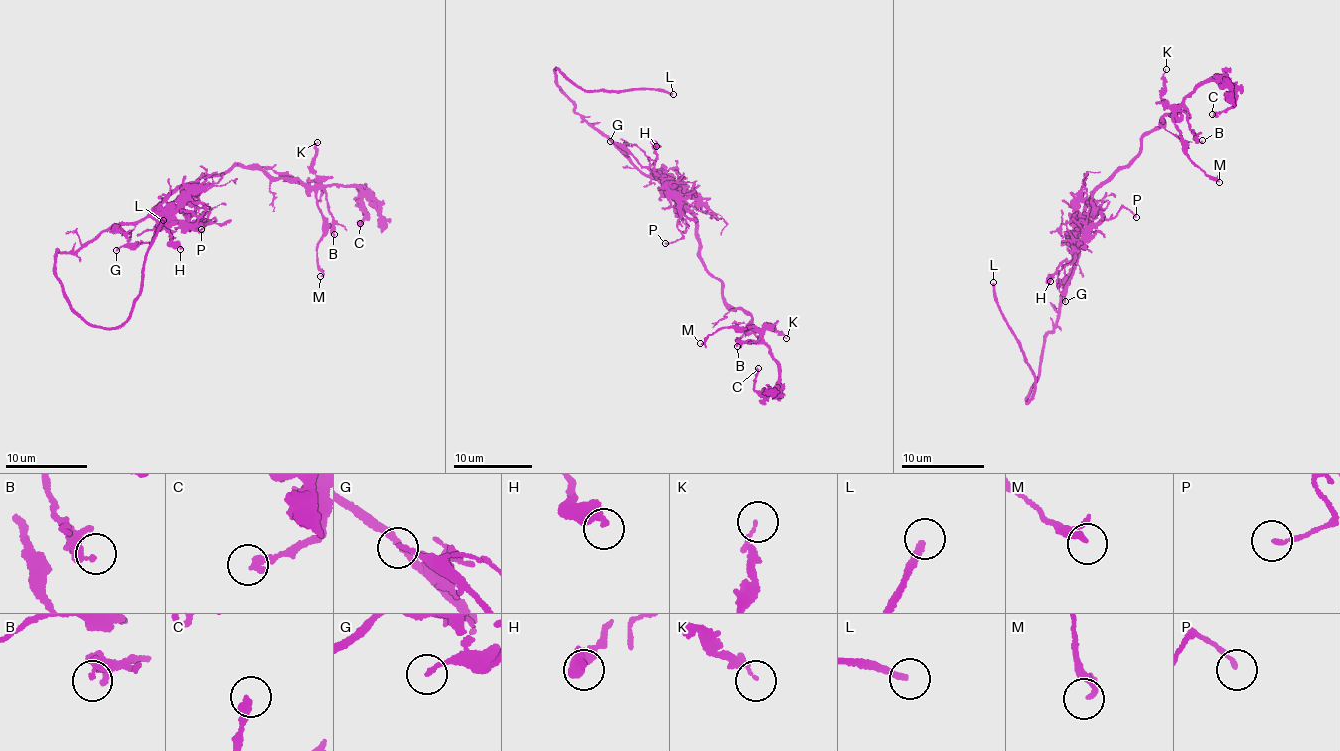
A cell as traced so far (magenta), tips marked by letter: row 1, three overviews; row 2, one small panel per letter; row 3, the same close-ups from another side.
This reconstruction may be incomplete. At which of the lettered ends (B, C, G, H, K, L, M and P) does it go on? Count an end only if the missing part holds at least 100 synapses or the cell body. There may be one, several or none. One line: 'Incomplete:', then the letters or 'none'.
Incomplete: L

